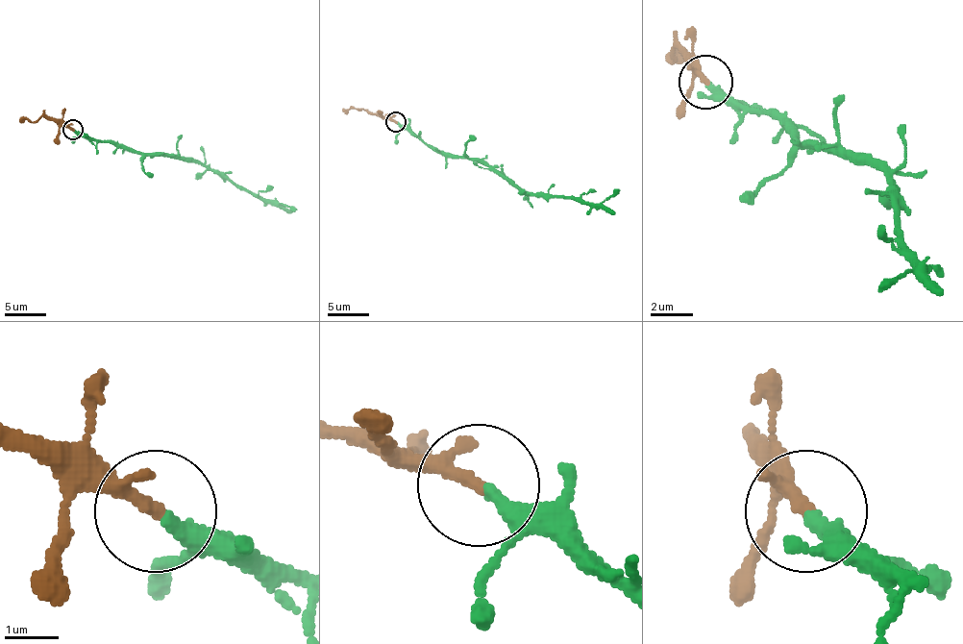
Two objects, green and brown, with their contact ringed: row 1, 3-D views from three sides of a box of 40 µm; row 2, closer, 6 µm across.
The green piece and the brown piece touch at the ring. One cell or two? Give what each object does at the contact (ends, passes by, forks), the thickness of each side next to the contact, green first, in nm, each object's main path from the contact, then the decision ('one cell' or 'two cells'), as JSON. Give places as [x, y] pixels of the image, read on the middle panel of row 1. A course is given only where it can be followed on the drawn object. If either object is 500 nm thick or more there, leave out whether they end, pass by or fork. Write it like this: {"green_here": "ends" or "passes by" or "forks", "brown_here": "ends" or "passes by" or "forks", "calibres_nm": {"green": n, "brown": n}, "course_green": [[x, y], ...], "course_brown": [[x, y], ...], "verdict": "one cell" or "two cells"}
{"green_here": "ends", "brown_here": "passes by", "calibres_nm": {"green": 320, "brown": 190}, "course_green": [[397, 121], [438, 150], [482, 159], [531, 194], [567, 196], [594, 204], [608, 200], [619, 189]], "course_brown": [[395, 121], [368, 111], [343, 109]], "verdict": "one cell"}

